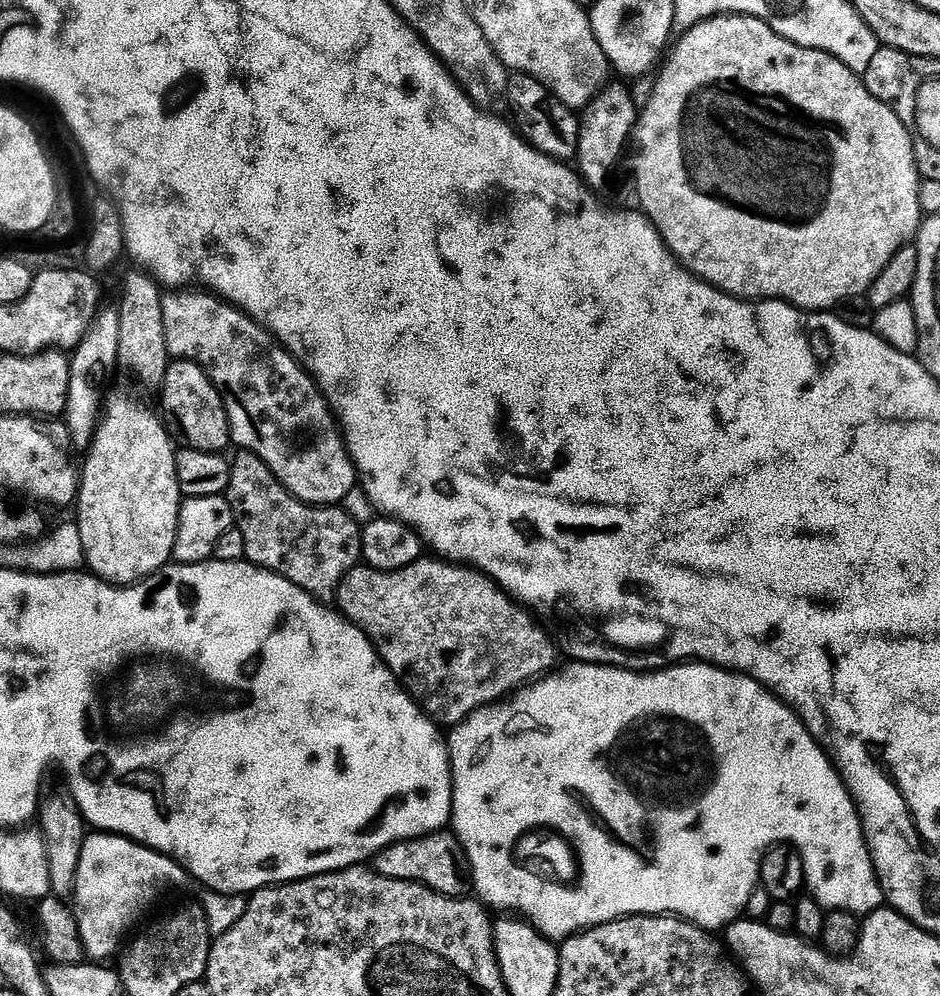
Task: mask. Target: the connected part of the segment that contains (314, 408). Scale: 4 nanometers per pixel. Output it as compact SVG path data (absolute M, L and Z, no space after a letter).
M172 290L167 293L162 302L162 322L166 326L166 346L168 347L168 355L172 358L181 360L194 360L197 364L204 367L205 372L212 379L216 389L220 391L220 395L224 397L224 405L228 411L229 426L231 428L231 443L233 445L241 444L239 447L246 452L254 453L258 458L262 458L262 462L266 462L266 466L270 466L270 470L280 479L282 486L286 486L286 490L290 490L300 500L306 504L313 506L336 506L344 500L352 492L352 487L356 484L356 476L358 477L358 469L356 463L352 461L352 456L348 453L348 446L342 431L342 425L333 409L330 407L330 401L324 395L319 384L316 383L311 372L268 331L264 325L258 323L247 312L231 305L227 300L213 294L208 290L199 290L200 292L184 292L188 290Z

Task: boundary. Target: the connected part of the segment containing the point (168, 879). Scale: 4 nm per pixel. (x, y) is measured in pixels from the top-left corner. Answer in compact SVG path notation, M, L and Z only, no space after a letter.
M92 835L85 839L82 846L74 915L87 959L108 962L112 955L115 957L121 951L120 943L124 939L127 941L137 931L135 928L147 918L148 911L171 888L180 888L184 883L189 883L190 877L182 865L163 856L155 848L145 848L127 836Z

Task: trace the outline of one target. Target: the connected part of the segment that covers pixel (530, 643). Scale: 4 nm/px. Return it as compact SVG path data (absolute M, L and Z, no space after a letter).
M421 558L410 566L399 568L393 572L381 572L379 568L371 566L358 566L354 570L350 570L350 574L342 582L338 606L343 615L347 616L352 623L359 624L360 629L372 640L372 645L376 647L376 652L384 661L384 665L396 675L396 679L403 684L404 691L428 713L429 717L440 726L445 726L444 724L457 726L468 721L480 709L495 705L497 702L519 693L525 686L547 677L552 672L551 668L556 664L556 644L552 641L551 634L528 613L531 611L519 600L509 596L491 576L486 575L479 568L449 562L444 558L435 559Z

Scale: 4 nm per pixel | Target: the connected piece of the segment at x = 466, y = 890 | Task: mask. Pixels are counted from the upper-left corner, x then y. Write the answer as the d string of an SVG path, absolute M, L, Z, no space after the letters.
M451 830L432 832L429 836L419 836L413 840L403 840L382 850L374 858L374 867L378 874L402 882L414 882L447 896L467 897L473 891L472 863Z

